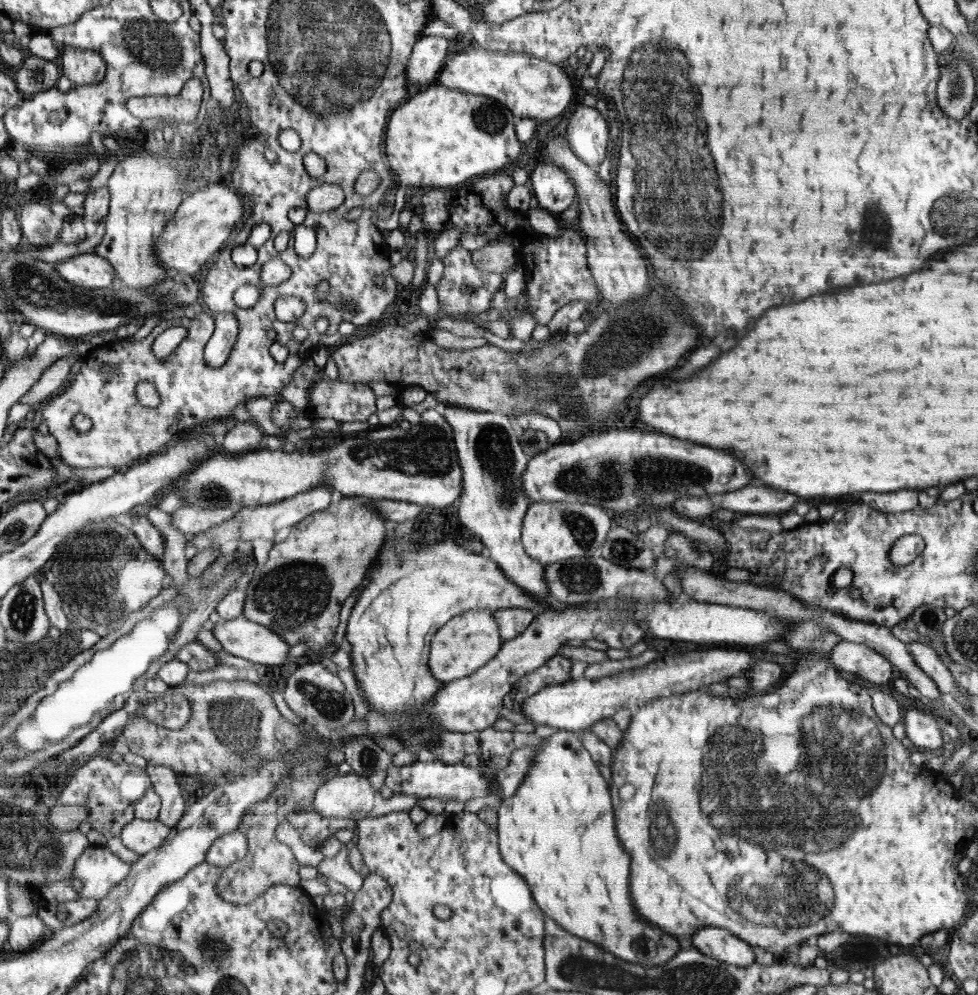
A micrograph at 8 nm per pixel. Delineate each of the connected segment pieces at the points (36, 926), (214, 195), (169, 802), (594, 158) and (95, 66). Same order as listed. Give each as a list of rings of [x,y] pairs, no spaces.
[[[38,914],[11,917],[9,943],[14,951],[26,952],[42,943],[48,936],[48,928]]]
[[[219,181],[205,185],[181,202],[177,213],[166,224],[166,230],[155,246],[158,258],[170,272],[184,272],[194,276],[222,248],[222,242],[224,246],[228,244],[232,230],[236,228],[238,220],[242,220],[242,214],[244,202],[228,188],[228,183]]]
[[[162,764],[148,765],[145,771],[150,777],[152,789],[160,796],[161,810],[157,819],[173,830],[188,808],[177,782],[178,774],[170,766],[162,766]]]
[[[580,105],[572,112],[567,125],[569,148],[582,162],[593,168],[606,158],[608,126],[598,109]]]
[[[74,46],[61,47],[58,63],[62,75],[68,77],[73,86],[101,82],[107,70],[98,52]]]

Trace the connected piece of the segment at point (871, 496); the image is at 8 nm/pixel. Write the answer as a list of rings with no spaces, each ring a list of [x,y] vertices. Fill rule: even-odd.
[[[898,490],[890,494],[866,492],[862,494],[862,503],[882,513],[902,513],[919,507],[918,494],[914,490]]]

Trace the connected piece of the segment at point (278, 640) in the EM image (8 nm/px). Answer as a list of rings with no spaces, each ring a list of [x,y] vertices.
[[[244,616],[218,622],[213,633],[222,649],[232,656],[266,666],[287,662],[290,646],[285,639]]]

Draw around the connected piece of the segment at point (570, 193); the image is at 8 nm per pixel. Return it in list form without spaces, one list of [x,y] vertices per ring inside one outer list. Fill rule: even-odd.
[[[552,162],[540,163],[529,182],[535,203],[539,203],[546,212],[560,216],[577,198],[577,183],[566,170],[554,166]]]

